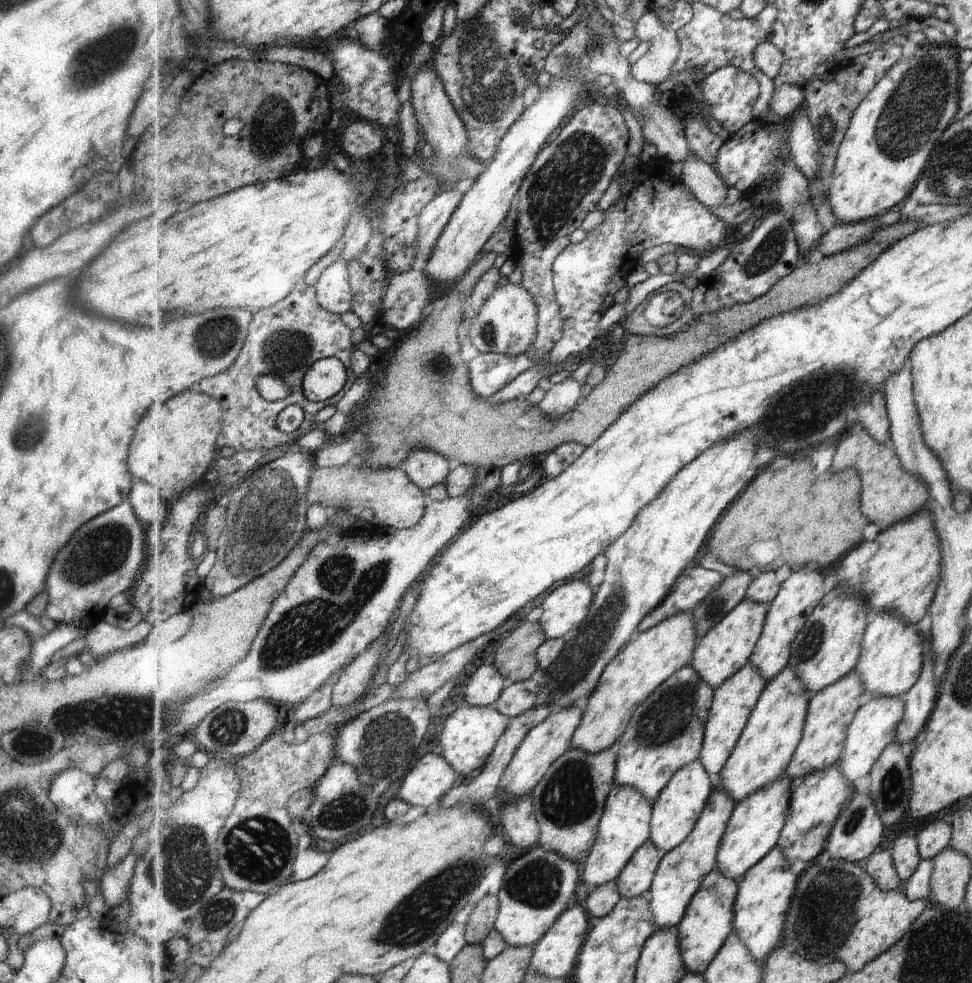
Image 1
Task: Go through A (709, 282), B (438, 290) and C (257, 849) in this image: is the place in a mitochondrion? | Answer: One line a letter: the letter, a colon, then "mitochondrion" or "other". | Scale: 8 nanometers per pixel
A: other
B: other
C: mitochondrion

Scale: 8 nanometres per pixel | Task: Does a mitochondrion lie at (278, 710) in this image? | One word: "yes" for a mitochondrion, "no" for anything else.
no

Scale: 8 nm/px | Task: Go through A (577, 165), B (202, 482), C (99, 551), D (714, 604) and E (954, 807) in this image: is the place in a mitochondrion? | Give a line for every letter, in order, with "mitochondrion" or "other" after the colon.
A: mitochondrion
B: other
C: mitochondrion
D: mitochondrion
E: other

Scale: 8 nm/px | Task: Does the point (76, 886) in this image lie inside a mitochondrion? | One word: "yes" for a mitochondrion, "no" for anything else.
no

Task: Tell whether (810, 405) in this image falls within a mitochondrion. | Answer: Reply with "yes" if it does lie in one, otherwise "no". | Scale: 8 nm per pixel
yes

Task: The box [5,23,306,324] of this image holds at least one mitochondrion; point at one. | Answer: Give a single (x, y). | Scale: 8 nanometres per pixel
(97, 64)

